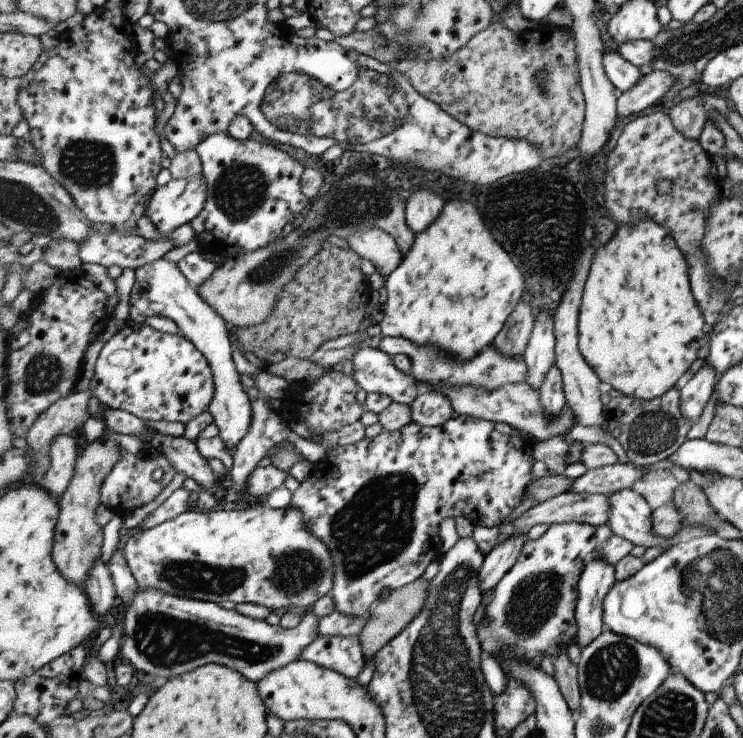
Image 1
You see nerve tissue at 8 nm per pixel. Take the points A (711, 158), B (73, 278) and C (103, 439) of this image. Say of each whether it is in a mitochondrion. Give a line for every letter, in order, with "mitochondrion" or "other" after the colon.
A: other
B: other
C: other

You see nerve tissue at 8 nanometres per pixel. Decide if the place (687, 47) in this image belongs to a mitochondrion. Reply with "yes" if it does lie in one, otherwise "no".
yes

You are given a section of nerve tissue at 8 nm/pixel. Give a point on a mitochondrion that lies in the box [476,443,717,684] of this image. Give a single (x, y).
(533, 602)

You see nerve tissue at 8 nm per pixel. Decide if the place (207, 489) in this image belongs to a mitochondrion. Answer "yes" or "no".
no

